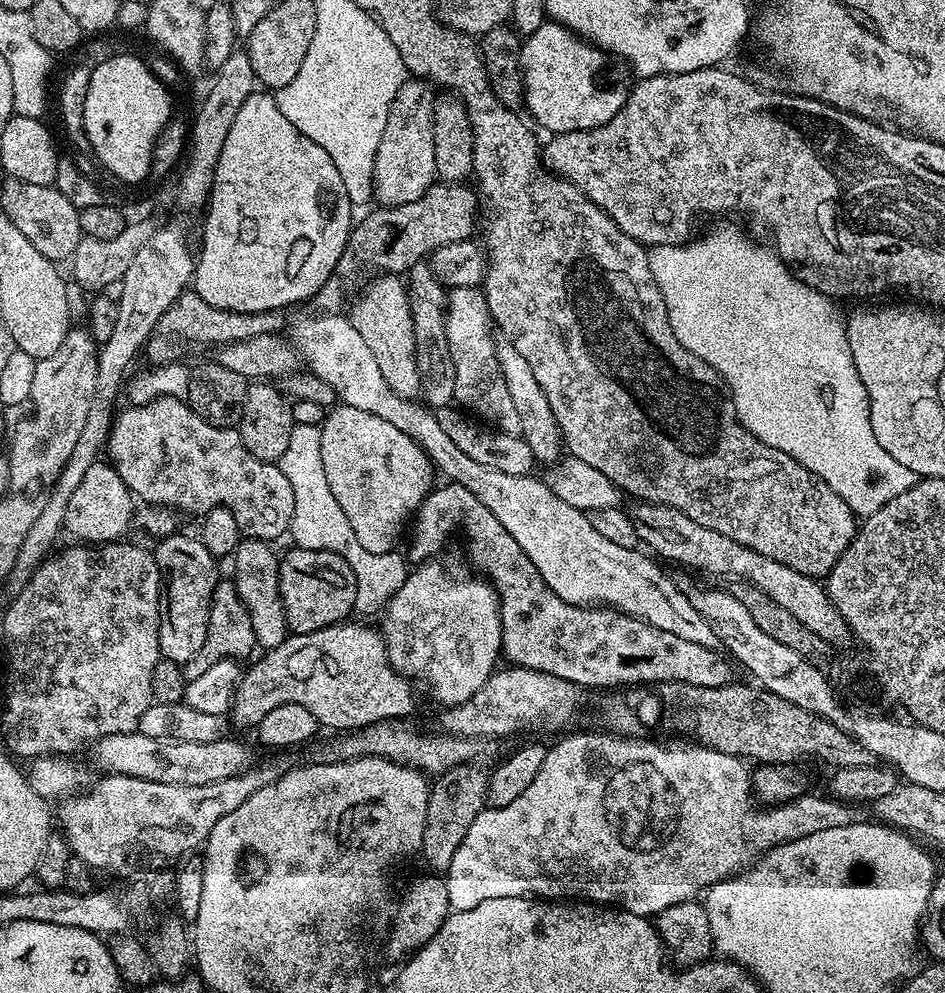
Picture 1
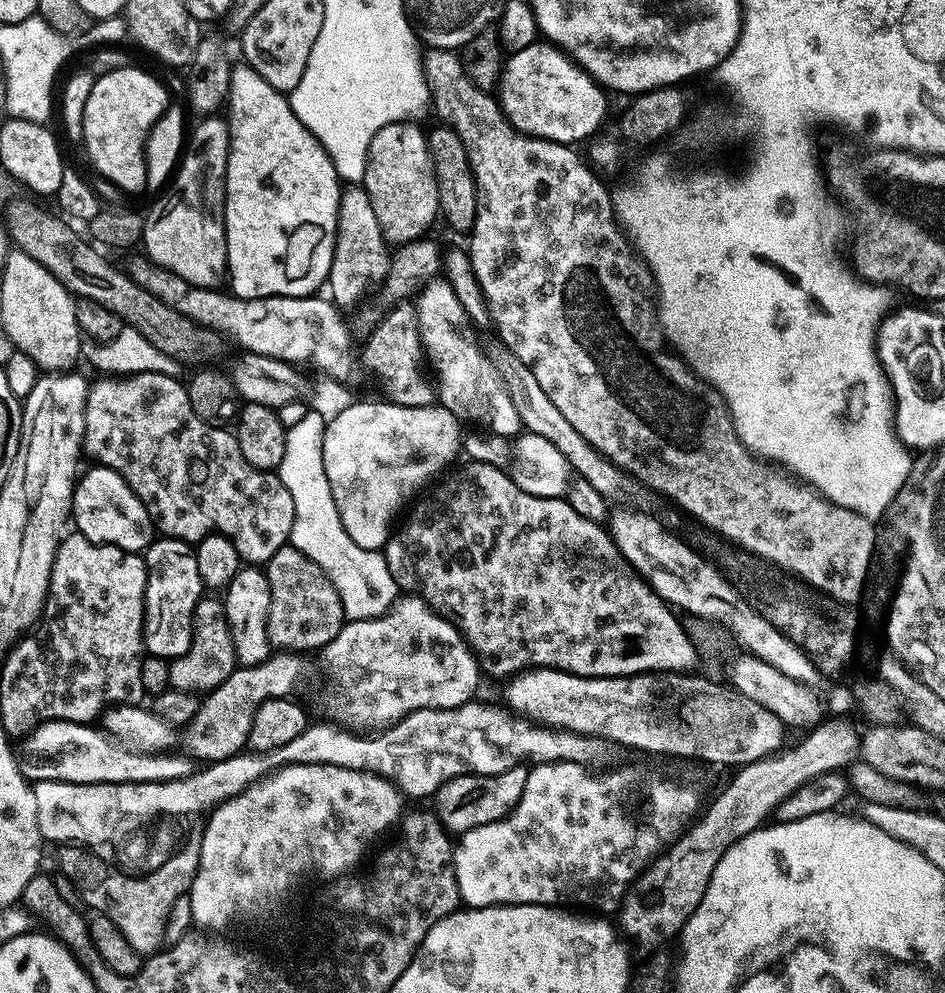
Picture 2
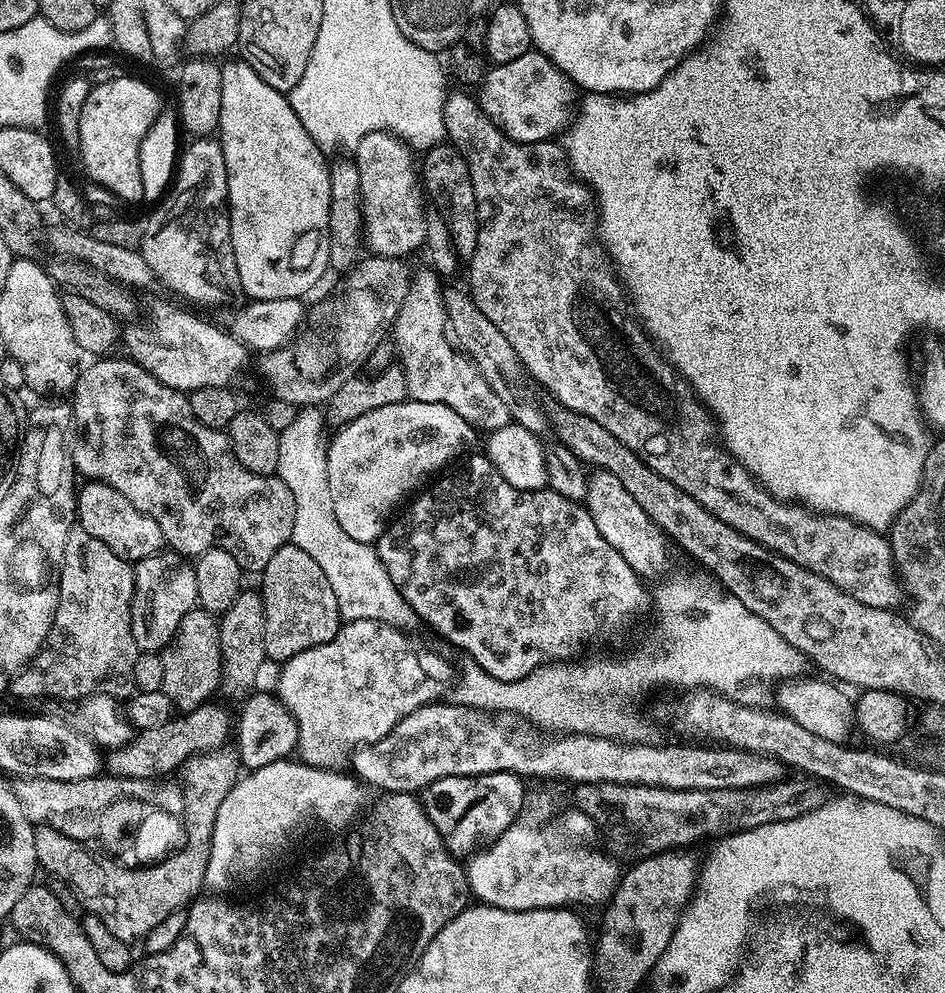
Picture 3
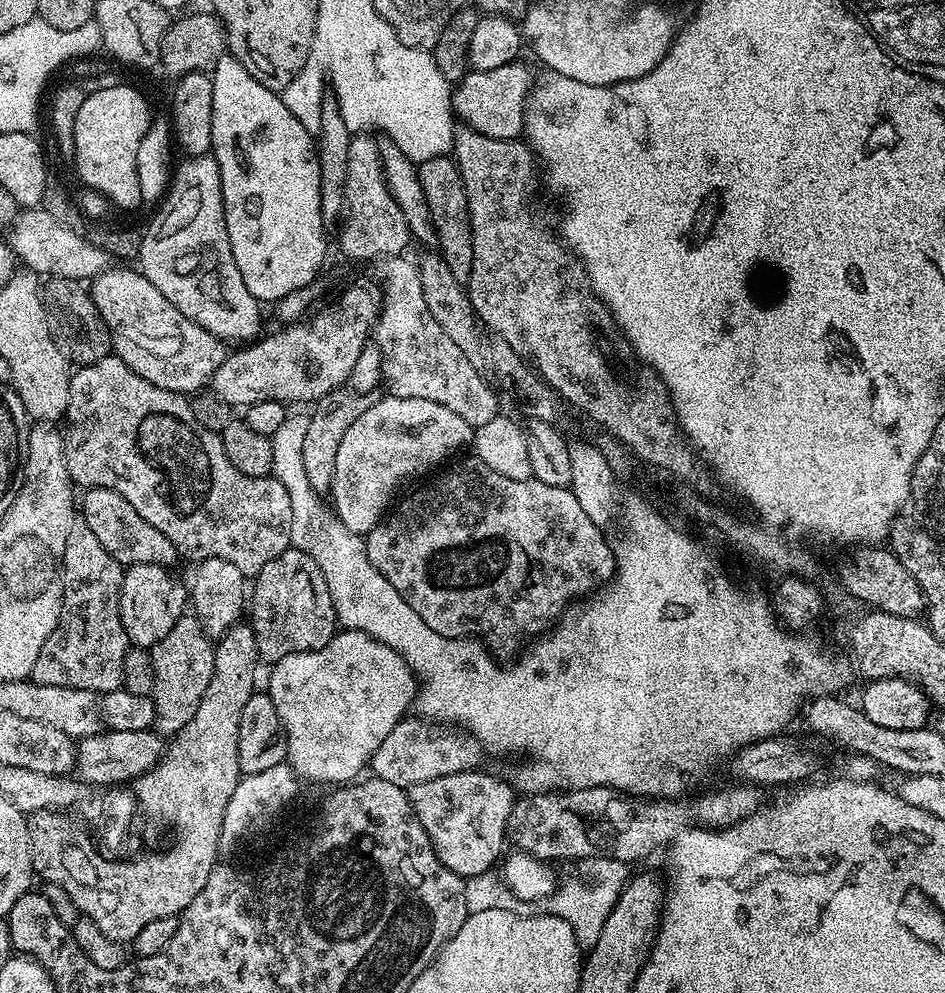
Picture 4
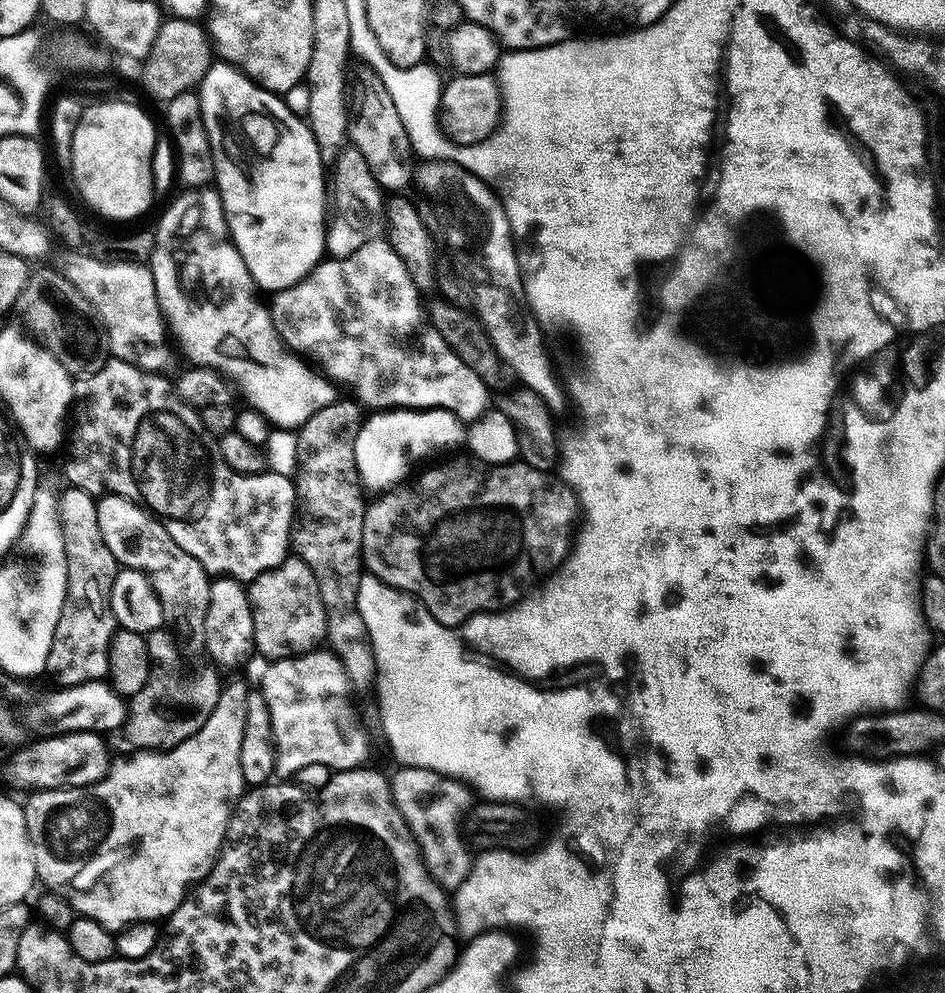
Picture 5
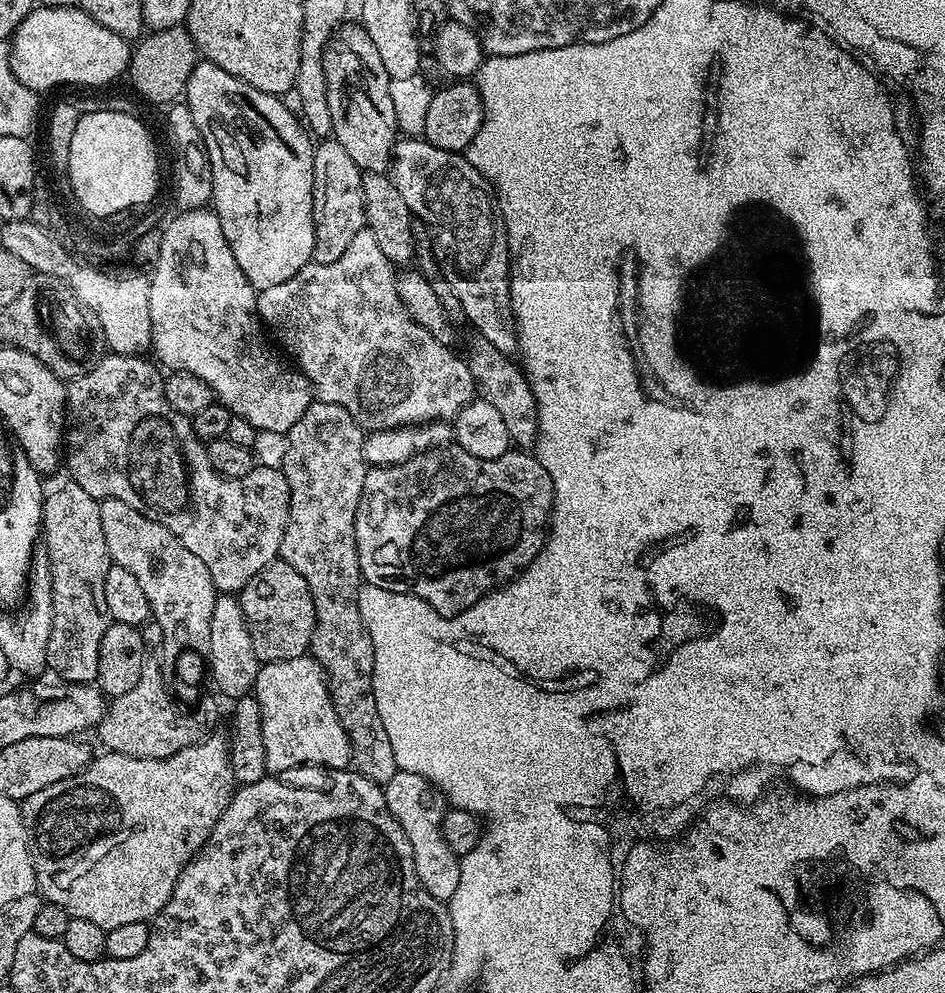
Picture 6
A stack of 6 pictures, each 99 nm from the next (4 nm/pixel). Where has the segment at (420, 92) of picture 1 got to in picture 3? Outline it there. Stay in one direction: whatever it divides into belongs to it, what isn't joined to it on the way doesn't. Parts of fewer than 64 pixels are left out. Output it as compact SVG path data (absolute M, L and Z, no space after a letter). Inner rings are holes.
M390 132L366 134L354 151L354 163L360 179L360 197L364 207L364 236L367 247L377 256L406 258L424 245L427 224L426 202L423 191L418 185L418 170L417 167L416 170L414 168L412 156L414 156L413 149L399 136Z

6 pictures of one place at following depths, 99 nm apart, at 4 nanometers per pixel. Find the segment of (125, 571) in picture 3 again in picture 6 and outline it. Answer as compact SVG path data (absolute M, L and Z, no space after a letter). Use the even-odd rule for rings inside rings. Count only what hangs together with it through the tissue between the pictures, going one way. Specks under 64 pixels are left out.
M65 482L61 488L47 493L44 498L42 538L48 542L46 555L52 569L52 625L48 639L48 668L56 671L66 684L92 684L98 674L98 646L106 634L110 617L106 606L106 574L112 569L112 555L102 534L100 501L86 494L82 486Z

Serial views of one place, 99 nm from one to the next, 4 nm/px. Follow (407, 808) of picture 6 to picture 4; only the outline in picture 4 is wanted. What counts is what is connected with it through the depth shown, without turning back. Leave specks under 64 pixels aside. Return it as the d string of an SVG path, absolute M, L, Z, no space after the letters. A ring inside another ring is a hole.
M472 769L458 774L443 775L430 779L429 782L412 784L407 789L408 801L411 802L416 817L422 822L435 853L438 854L438 860L448 870L452 870L465 880L489 871L503 853L502 844L506 842L508 820L516 801L515 789L510 782L509 784L484 773L484 770Z

